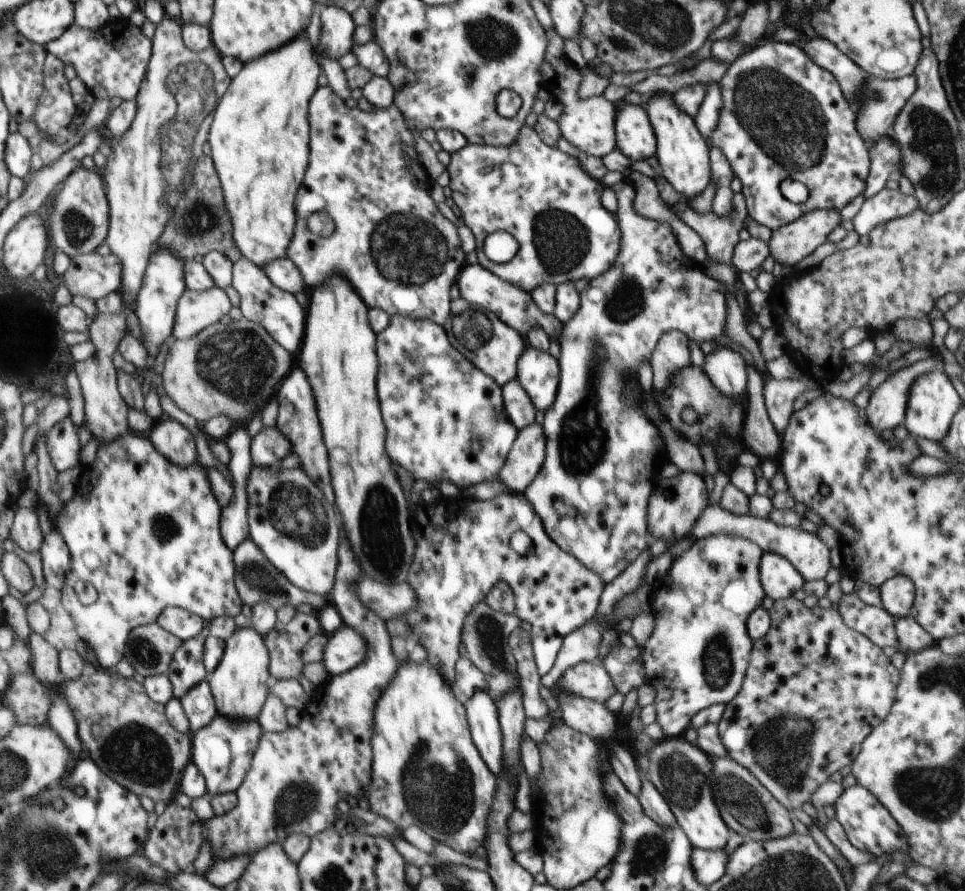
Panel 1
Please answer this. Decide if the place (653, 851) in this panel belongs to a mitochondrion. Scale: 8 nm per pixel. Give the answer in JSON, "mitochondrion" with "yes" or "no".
{"mitochondrion":"yes"}

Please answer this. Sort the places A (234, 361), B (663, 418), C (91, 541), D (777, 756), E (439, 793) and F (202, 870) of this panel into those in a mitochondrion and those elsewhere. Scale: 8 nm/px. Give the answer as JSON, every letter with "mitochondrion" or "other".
{"A":"mitochondrion","B":"other","C":"other","D":"mitochondrion","E":"mitochondrion","F":"other"}

